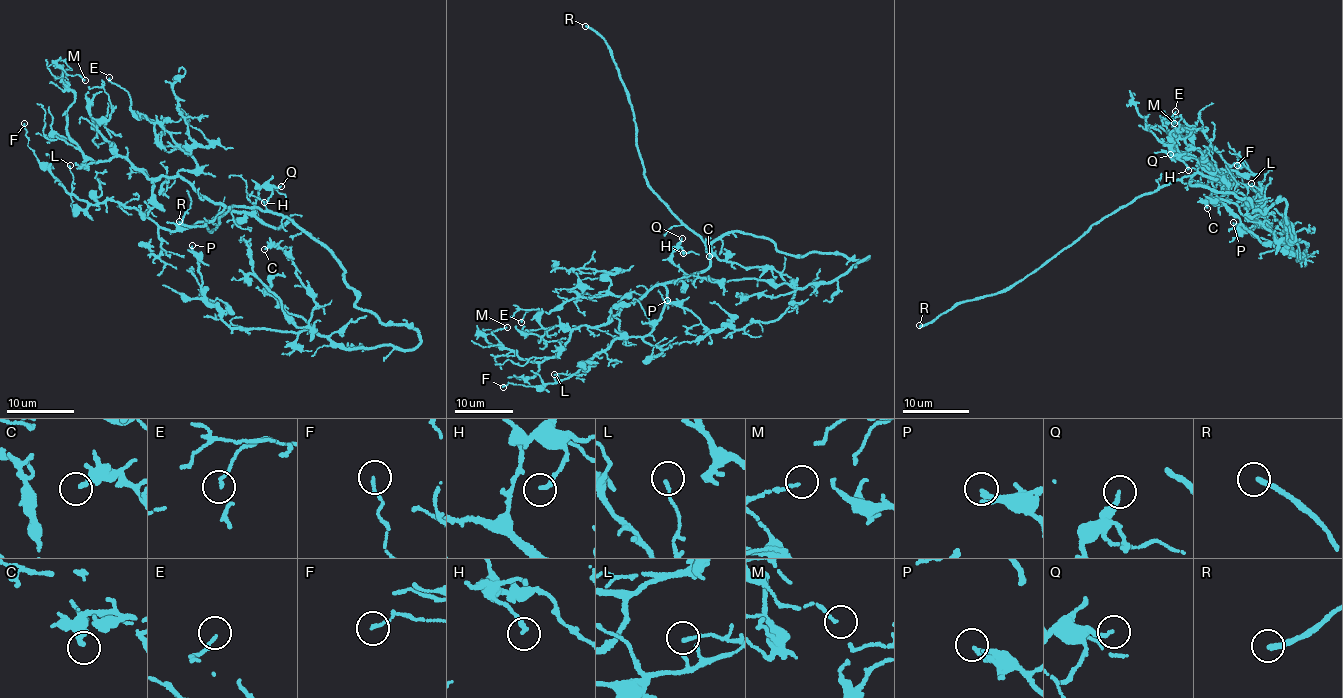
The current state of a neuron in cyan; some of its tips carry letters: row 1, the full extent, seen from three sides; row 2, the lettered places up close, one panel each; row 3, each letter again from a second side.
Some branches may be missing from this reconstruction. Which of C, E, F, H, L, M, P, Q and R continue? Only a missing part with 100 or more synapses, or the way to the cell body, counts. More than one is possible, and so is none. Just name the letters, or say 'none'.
R

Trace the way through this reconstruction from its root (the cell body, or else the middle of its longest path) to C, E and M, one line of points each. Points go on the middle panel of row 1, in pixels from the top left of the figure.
C: (763, 237), (799, 257), (869, 257), (805, 288), (773, 270), (709, 256)
E: (763, 237), (728, 232), (705, 269), (622, 306), (626, 296), (577, 296), (521, 322)
M: (763, 237), (728, 232), (705, 269), (573, 328), (546, 359), (487, 341), (507, 327)

